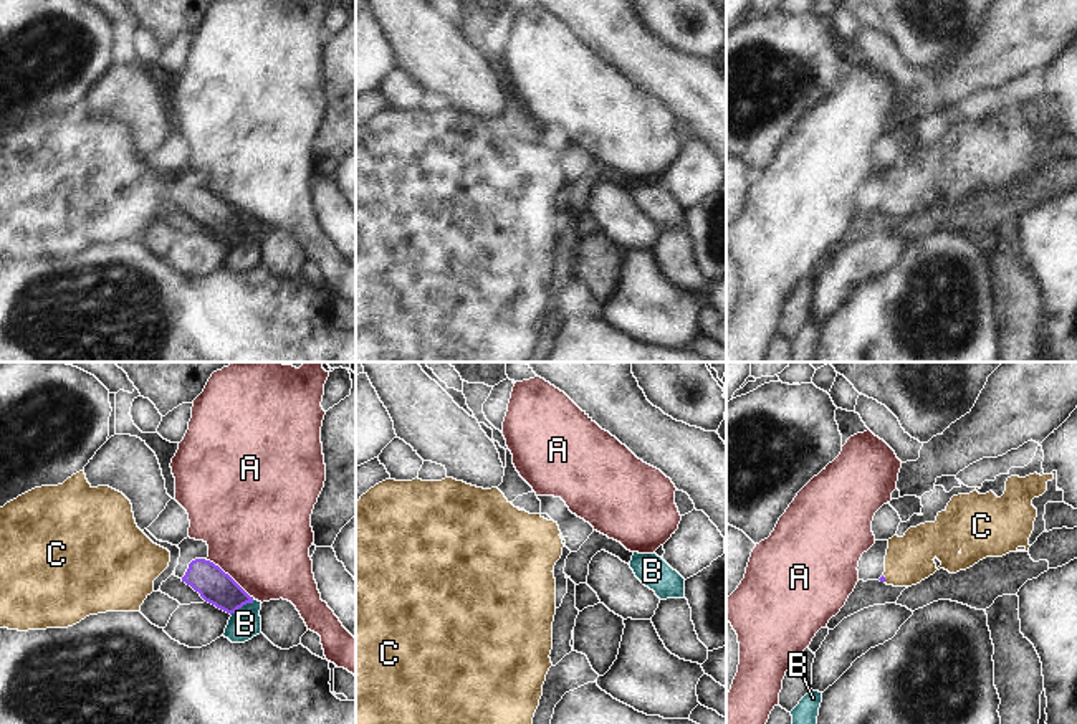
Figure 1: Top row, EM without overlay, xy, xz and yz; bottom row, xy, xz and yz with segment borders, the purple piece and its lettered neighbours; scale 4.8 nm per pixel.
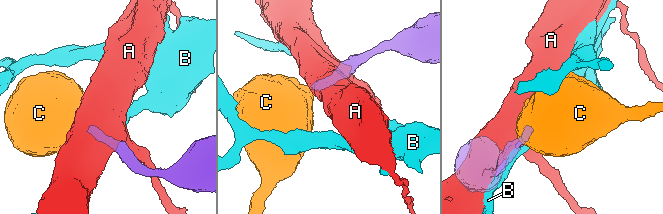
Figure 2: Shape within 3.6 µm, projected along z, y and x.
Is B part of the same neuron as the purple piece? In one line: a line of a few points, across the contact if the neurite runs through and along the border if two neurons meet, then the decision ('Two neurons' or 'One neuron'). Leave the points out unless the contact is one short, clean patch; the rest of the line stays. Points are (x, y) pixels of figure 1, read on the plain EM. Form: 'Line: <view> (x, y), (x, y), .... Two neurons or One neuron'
Line: xy (253, 228), (230, 243). Two neurons

